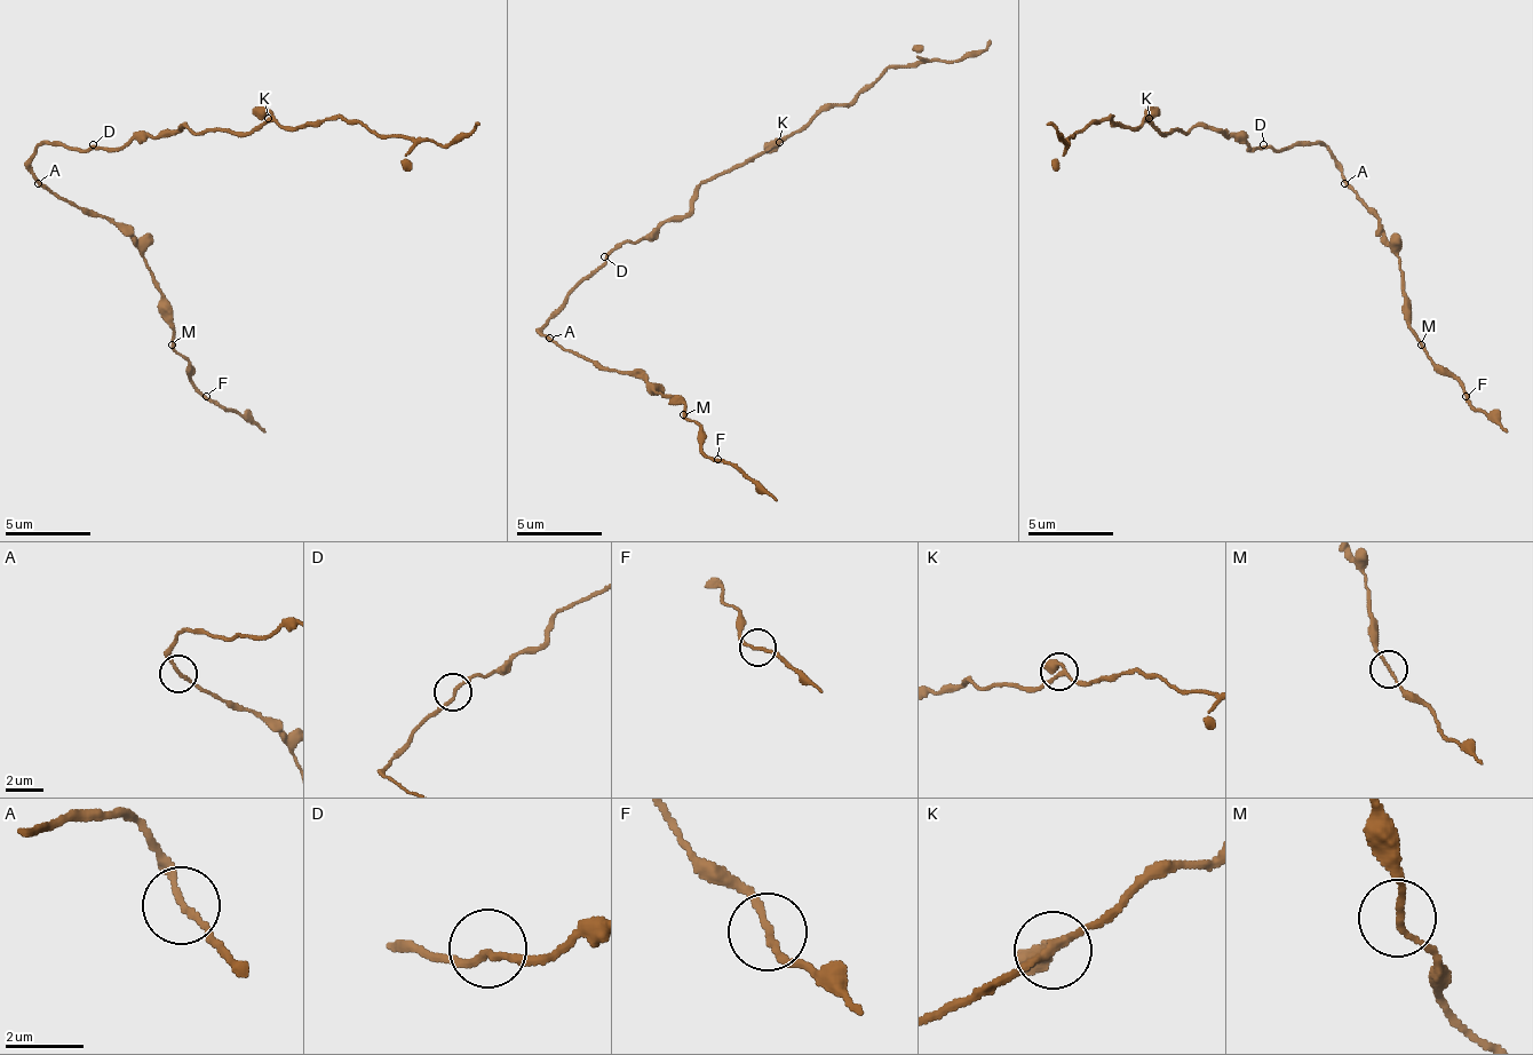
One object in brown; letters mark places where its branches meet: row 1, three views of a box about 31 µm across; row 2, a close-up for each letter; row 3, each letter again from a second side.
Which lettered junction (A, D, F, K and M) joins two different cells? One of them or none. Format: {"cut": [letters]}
{"cut": []}

